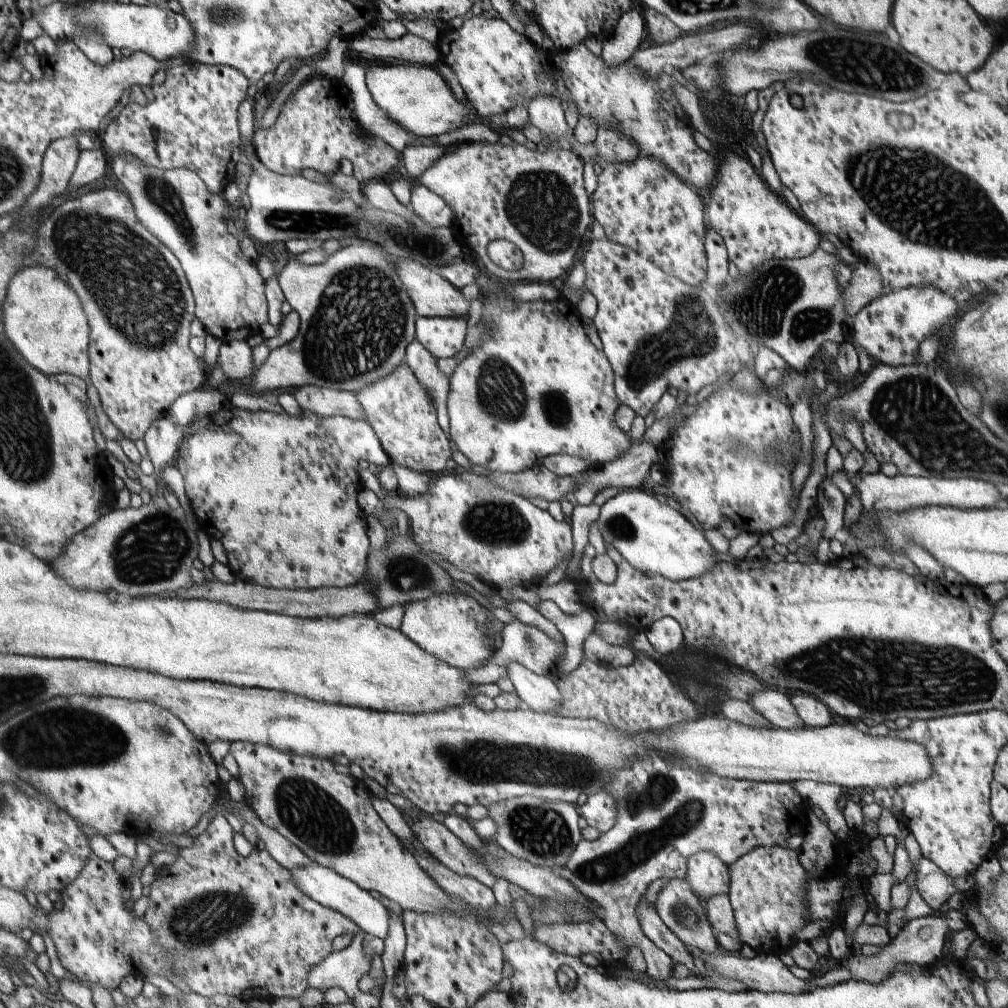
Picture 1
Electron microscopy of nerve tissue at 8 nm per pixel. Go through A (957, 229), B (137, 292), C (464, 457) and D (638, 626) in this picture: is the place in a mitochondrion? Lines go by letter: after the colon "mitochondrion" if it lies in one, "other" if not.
A: mitochondrion
B: mitochondrion
C: other
D: other

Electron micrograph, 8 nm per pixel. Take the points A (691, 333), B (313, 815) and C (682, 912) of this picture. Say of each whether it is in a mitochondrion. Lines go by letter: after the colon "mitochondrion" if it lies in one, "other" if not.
A: mitochondrion
B: mitochondrion
C: mitochondrion

